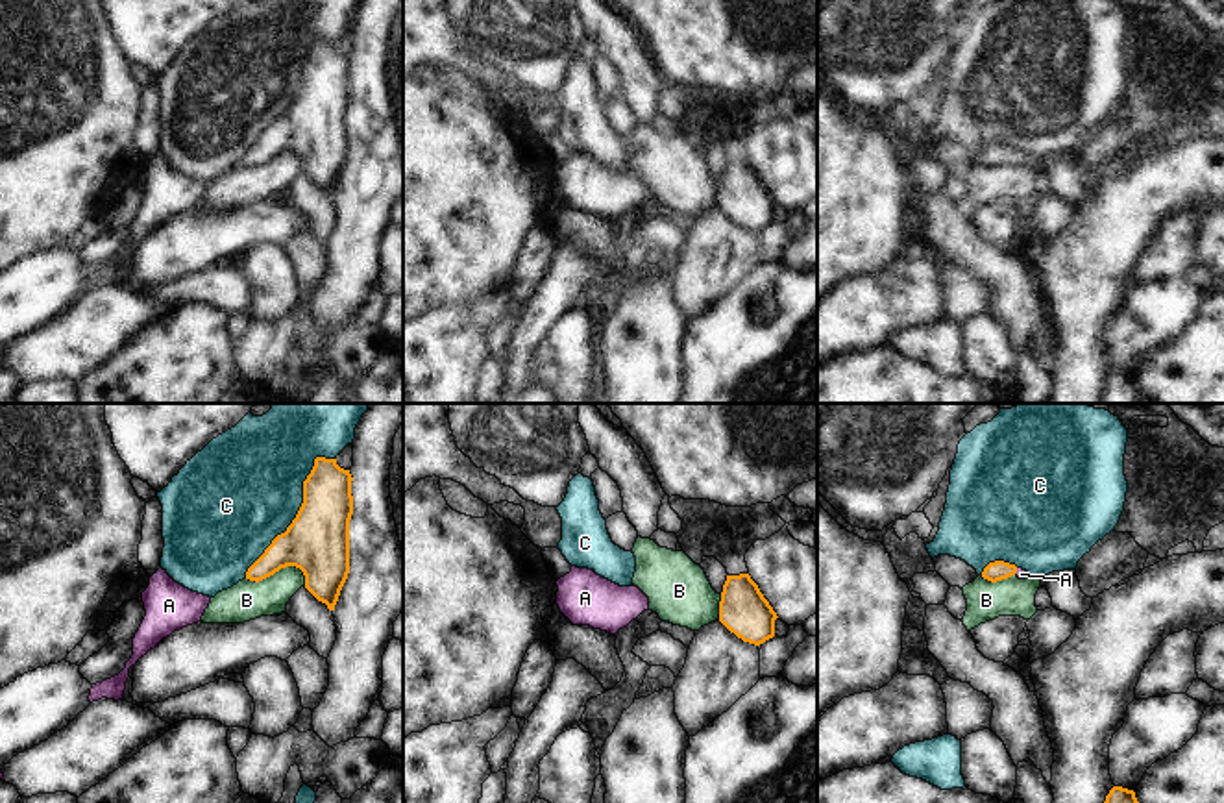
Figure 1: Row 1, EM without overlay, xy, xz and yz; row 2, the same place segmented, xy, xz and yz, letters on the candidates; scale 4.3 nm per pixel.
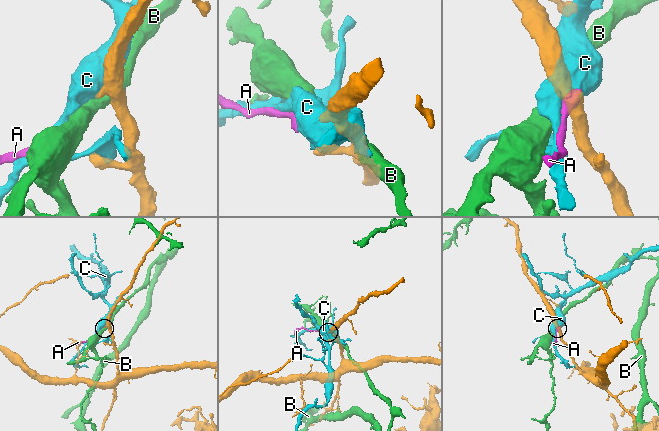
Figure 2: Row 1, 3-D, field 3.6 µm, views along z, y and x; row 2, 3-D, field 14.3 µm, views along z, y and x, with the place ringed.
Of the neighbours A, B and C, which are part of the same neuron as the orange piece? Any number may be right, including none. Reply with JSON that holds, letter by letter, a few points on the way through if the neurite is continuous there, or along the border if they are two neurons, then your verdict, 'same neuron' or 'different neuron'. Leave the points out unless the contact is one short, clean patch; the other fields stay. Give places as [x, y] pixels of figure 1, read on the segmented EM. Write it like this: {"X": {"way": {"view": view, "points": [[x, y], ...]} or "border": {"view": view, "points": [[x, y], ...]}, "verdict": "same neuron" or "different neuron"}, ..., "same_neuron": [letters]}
{"A": {"way": {"view": "yz", "points": [[997, 570], [1015, 570], [1021, 574]]}, "verdict": "same neuron"}, "B": {"verdict": "different neuron"}, "C": {"verdict": "different neuron"}, "same_neuron": ["A"]}

